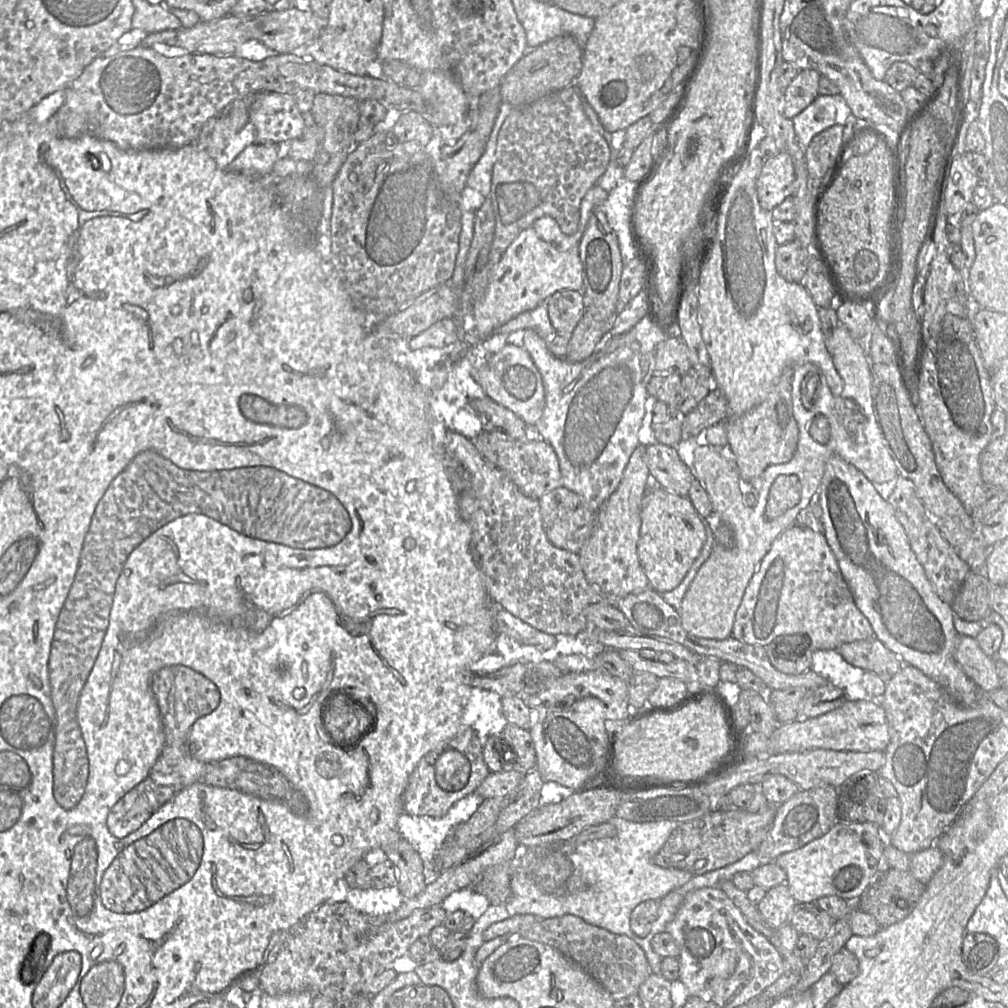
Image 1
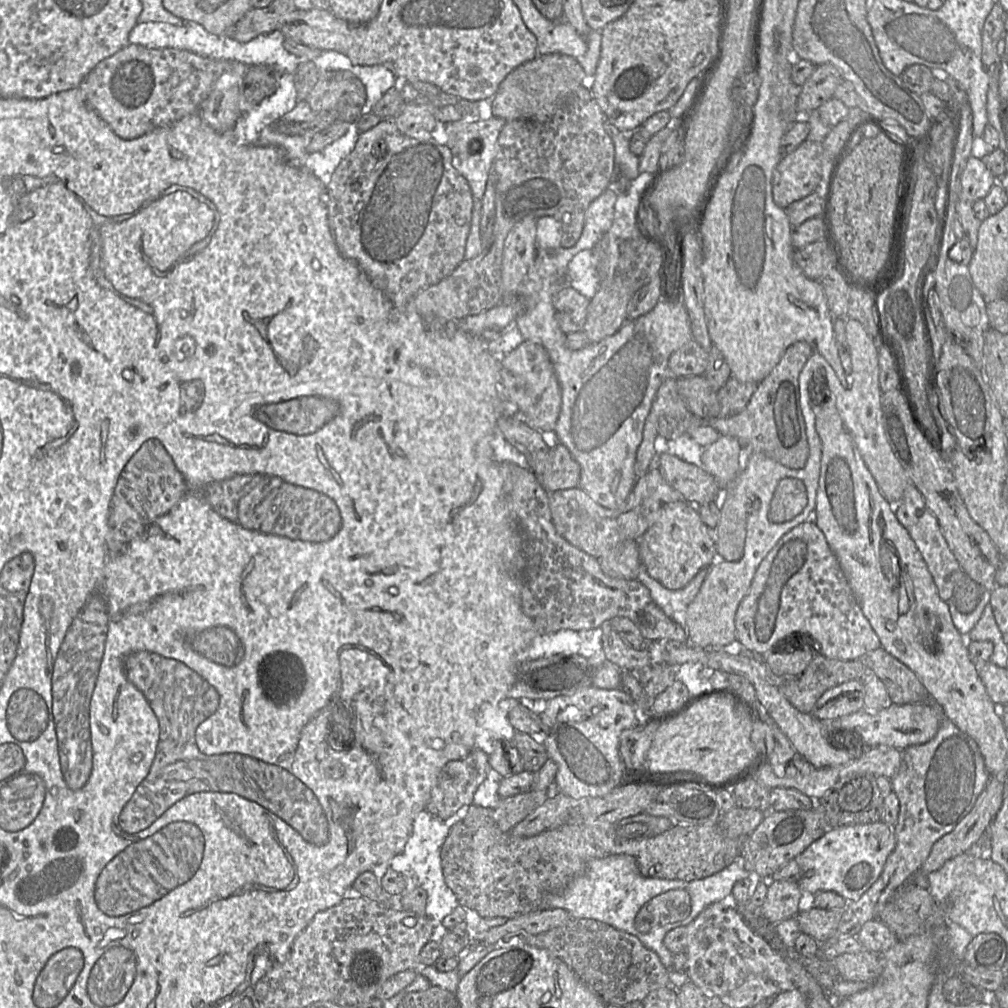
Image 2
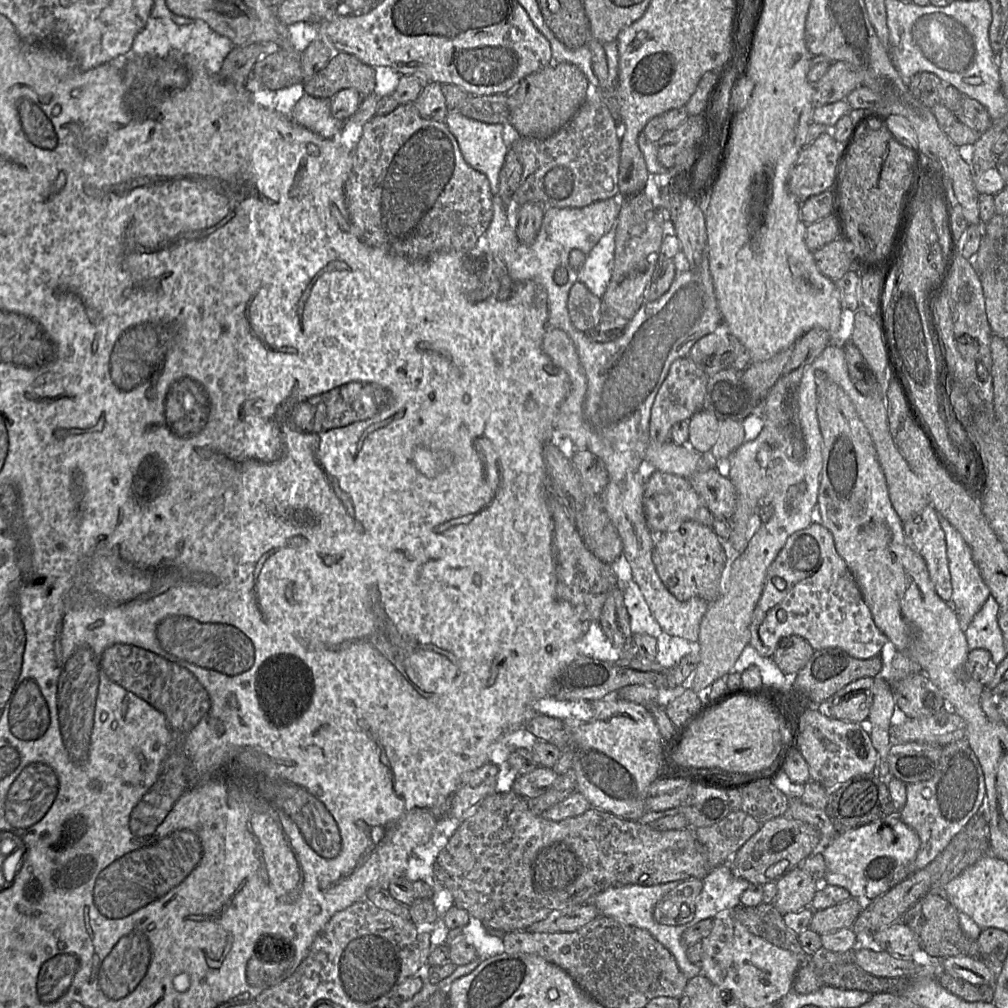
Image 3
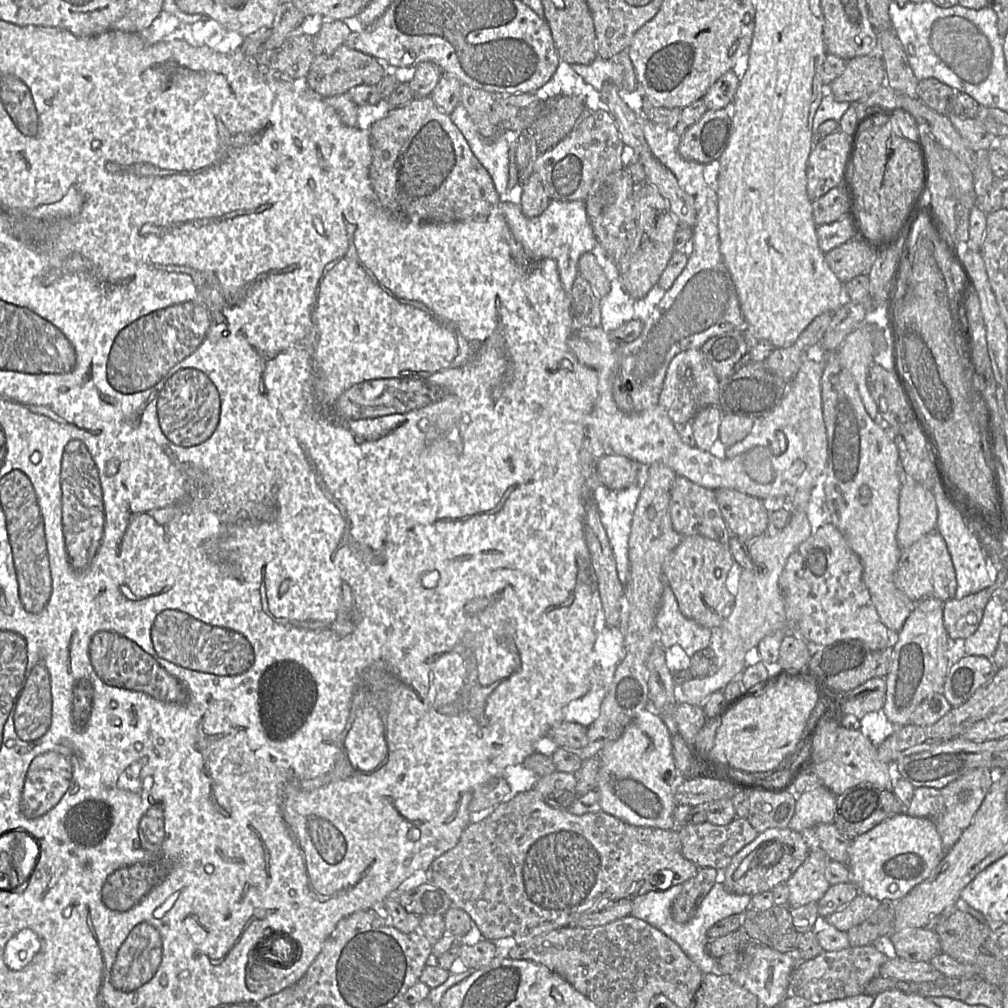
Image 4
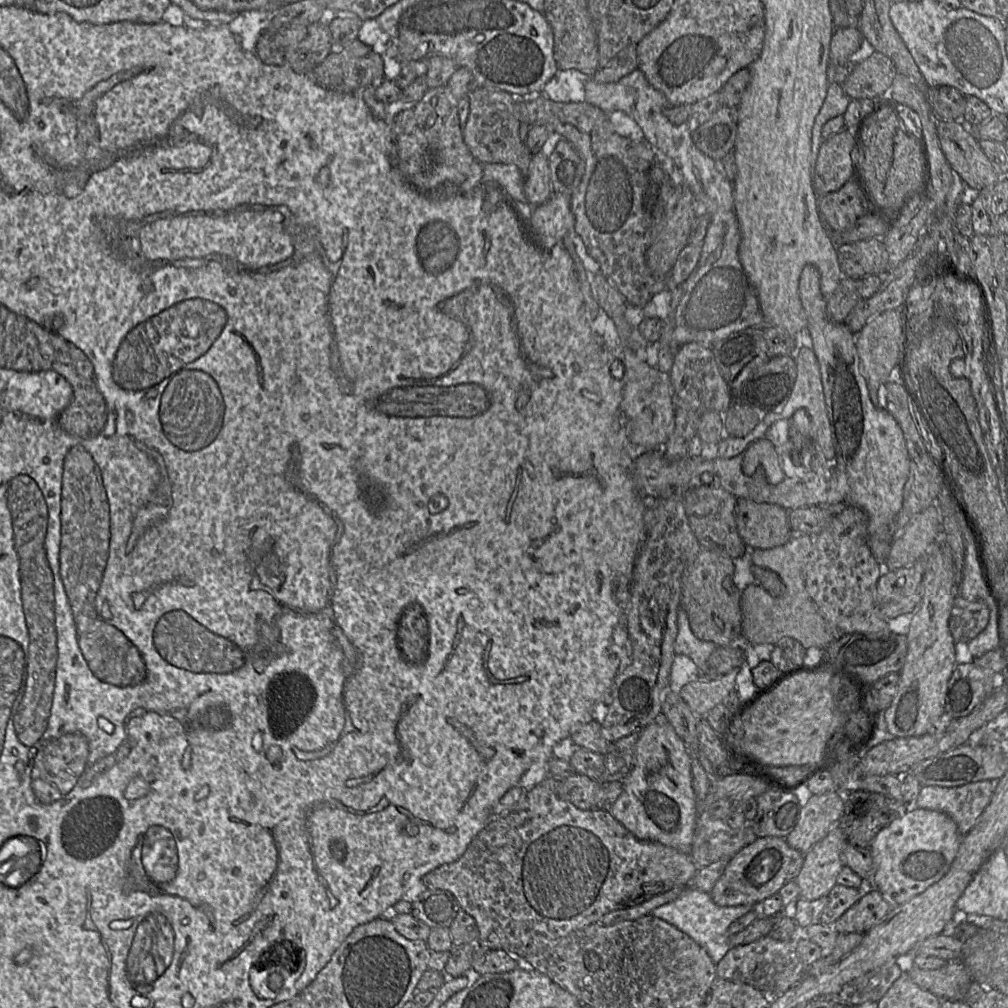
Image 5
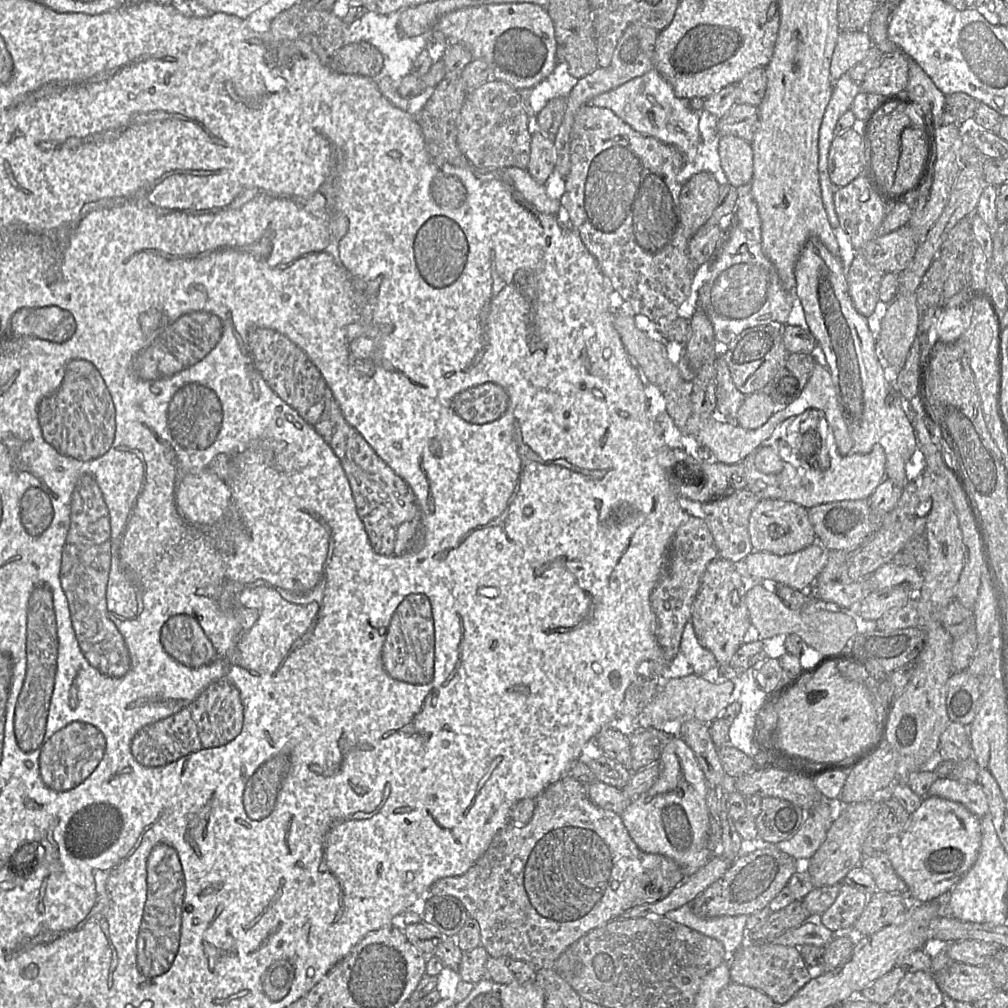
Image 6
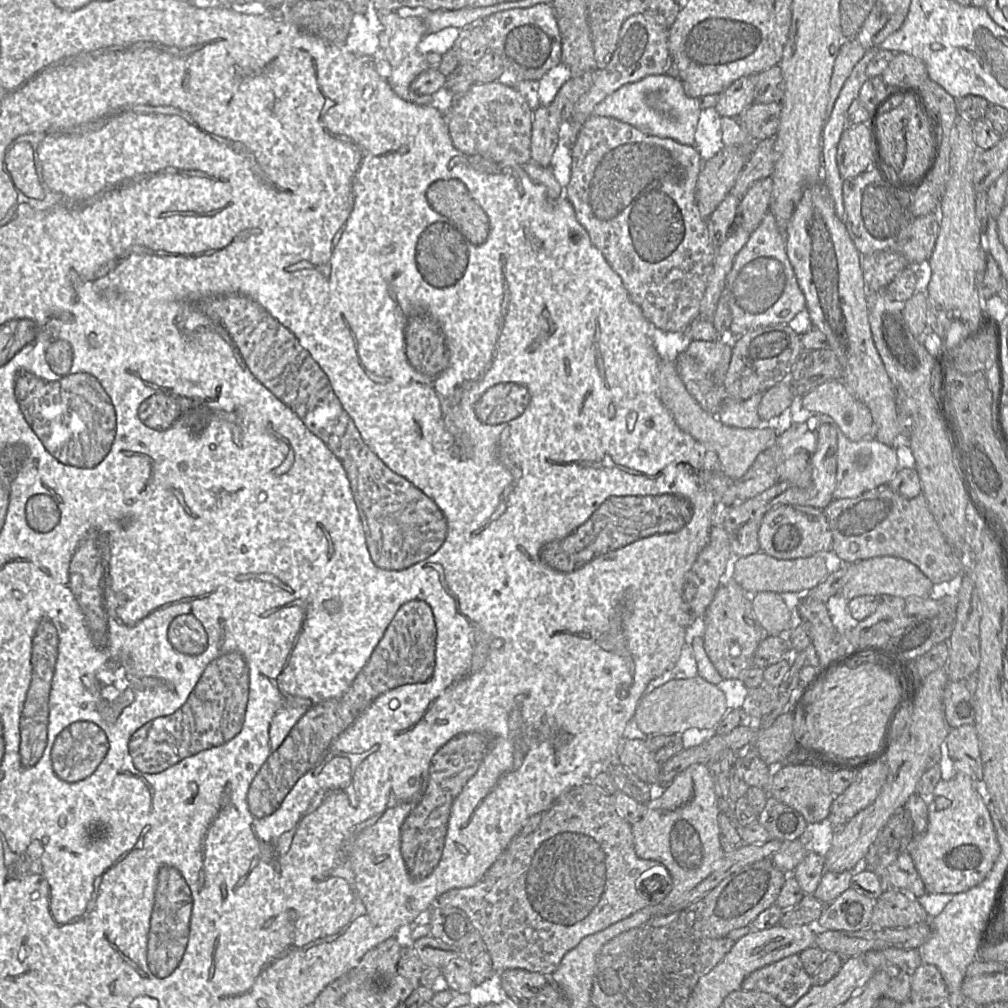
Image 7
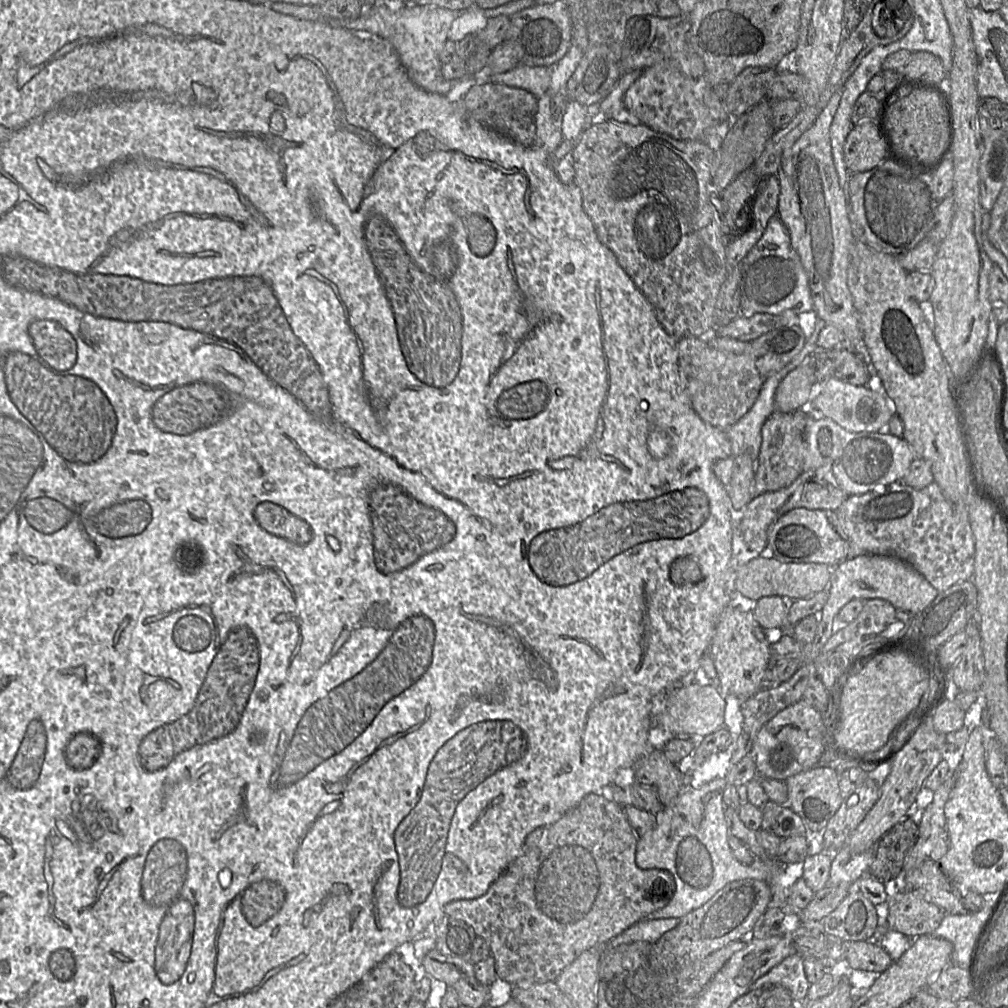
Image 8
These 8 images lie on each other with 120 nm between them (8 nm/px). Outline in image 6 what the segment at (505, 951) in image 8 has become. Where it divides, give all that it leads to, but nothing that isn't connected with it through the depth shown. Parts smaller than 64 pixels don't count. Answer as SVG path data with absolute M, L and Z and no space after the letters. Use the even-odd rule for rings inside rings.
M563 776L534 800L533 816L525 826L513 826L509 821L467 872L435 881L430 891L434 895L449 895L461 901L469 916L478 922L481 945L490 957L524 961L538 970L551 969L560 954L590 930L619 917L630 908L665 898L685 877L673 859L641 851L630 837L621 816L593 804L588 798L586 784L573 777ZM648 885L656 886L659 892L646 892Z

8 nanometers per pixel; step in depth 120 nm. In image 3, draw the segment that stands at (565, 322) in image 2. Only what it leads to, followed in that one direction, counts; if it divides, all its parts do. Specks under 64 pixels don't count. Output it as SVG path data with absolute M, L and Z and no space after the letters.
M575 282L568 295L567 308L574 327L588 331L602 320L601 299L591 293L581 282Z

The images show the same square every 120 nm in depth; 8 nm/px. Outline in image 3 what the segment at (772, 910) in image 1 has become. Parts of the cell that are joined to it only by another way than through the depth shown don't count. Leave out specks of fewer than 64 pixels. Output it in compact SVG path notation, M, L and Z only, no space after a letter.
M794 867L776 882L777 893L772 905L782 914L804 909L813 900L818 882L806 871Z

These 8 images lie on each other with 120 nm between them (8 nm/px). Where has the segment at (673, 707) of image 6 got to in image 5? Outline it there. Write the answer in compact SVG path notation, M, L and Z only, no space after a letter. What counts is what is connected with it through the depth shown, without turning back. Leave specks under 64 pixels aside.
M736 667L714 680L691 681L685 684L678 694L695 715L706 716L713 707L723 703L728 694L735 689L739 672L740 667Z

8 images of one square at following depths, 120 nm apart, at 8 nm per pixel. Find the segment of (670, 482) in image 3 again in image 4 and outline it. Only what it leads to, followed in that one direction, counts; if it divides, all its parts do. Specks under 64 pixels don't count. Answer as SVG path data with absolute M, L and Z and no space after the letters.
M677 476L670 493L669 509L673 528L682 537L700 535L728 545L732 534L722 516L714 490Z

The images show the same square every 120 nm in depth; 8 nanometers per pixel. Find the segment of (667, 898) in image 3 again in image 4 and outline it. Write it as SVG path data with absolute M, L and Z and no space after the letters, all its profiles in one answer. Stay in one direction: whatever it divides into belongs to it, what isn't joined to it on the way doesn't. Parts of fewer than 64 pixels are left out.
M700 867L695 876L683 883L683 889L674 899L671 914L674 921L685 923L695 914L699 904L716 882L718 870Z

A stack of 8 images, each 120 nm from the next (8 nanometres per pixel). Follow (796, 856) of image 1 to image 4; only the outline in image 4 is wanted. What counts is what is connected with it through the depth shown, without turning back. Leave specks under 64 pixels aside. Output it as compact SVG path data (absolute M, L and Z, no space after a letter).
M904 812L886 819L851 841L847 864L850 870L850 882L858 888L860 894L868 895L881 902L895 903L927 879L946 853L943 849L941 836L931 820L910 816Z

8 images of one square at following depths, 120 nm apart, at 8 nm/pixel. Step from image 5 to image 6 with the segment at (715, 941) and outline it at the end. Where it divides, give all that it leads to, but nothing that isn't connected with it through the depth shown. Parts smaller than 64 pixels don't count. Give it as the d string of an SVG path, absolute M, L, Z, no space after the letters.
M685 904L678 909L667 912L664 916L717 939L723 944L727 958L733 956L748 941L747 915L699 917L692 912L689 904Z

